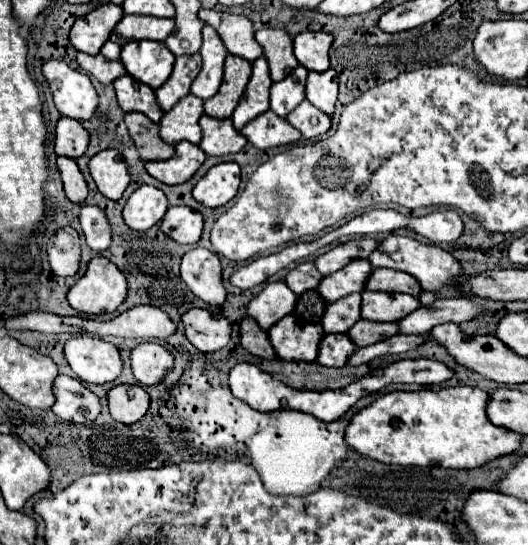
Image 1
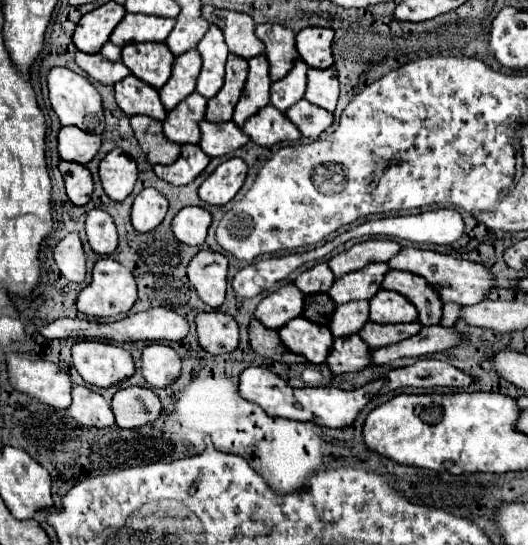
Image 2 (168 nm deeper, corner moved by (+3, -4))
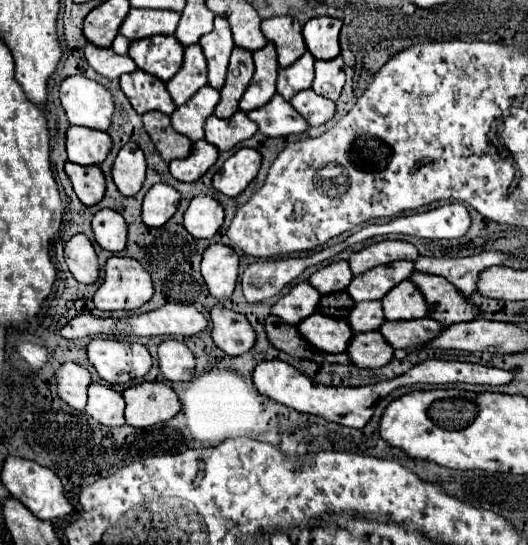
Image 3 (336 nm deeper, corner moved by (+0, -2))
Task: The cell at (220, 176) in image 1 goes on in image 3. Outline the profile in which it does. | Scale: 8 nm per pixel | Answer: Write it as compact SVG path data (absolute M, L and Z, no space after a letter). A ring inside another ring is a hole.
M239 149L225 161L221 171L213 175L215 191L227 197L237 197L255 179L259 165L261 155L255 149Z

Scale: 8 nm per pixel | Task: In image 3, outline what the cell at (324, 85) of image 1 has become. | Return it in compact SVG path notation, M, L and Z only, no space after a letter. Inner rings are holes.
M335 57L331 61L315 61L315 79L311 89L331 101L337 101L345 83L343 59Z

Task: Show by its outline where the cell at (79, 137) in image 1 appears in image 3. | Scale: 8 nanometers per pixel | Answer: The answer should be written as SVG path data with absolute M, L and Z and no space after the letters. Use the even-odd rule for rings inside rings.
M69 127L67 129L67 155L71 163L99 165L111 149L111 137L105 131Z

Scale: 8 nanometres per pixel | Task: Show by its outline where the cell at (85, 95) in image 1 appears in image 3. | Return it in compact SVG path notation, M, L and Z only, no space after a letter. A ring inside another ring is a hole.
M71 75L59 87L61 105L71 125L107 131L113 115L111 93L93 79Z

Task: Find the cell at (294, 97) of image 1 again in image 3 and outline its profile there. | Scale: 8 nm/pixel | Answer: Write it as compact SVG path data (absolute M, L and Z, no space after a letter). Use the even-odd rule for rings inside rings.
M305 53L295 61L295 65L289 65L287 69L279 69L279 79L277 79L277 93L289 101L295 93L309 89L313 81L313 63L315 59L311 53Z

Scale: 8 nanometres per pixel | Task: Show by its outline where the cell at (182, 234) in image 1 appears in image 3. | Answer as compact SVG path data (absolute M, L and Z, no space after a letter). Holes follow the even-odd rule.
M199 195L189 203L183 225L195 239L211 239L219 231L223 217L225 211L221 203L211 197Z

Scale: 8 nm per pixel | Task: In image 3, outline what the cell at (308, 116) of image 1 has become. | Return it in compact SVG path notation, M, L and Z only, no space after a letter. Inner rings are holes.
M313 89L299 91L291 99L291 105L303 115L303 119L311 127L321 127L335 115L335 103L325 99L325 97L321 97L321 95L315 95Z

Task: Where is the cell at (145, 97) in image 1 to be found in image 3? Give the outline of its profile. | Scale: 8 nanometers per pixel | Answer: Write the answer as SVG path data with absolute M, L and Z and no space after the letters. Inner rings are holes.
M141 69L123 75L121 89L133 109L141 115L147 111L161 111L165 115L171 115L175 111L175 103L171 101L165 83Z

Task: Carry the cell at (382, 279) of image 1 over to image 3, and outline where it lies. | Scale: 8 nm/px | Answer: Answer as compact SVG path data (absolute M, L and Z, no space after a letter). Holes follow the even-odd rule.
M415 269L409 281L419 287L421 295L429 305L429 315L443 327L475 319L477 309L445 277L421 273Z

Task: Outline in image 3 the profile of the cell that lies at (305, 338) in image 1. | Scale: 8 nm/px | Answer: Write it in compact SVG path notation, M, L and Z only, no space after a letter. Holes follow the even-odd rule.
M321 313L309 315L297 325L297 331L307 343L323 353L343 353L347 341L351 341L351 329L347 329L345 321L335 321Z

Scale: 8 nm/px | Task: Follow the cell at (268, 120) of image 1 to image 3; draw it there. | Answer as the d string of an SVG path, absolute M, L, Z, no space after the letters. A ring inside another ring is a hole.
M275 95L267 105L261 109L253 109L247 113L251 121L259 125L259 131L267 137L285 137L293 133L305 133L307 121L291 107L291 103L283 101L279 95Z

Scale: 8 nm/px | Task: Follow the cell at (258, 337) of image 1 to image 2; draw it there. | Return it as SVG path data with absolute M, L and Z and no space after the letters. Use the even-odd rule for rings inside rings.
M252 319L248 331L250 331L250 345L258 355L262 355L266 359L272 359L272 361L280 361L282 355L288 351L280 343L278 331L264 327L258 319Z

